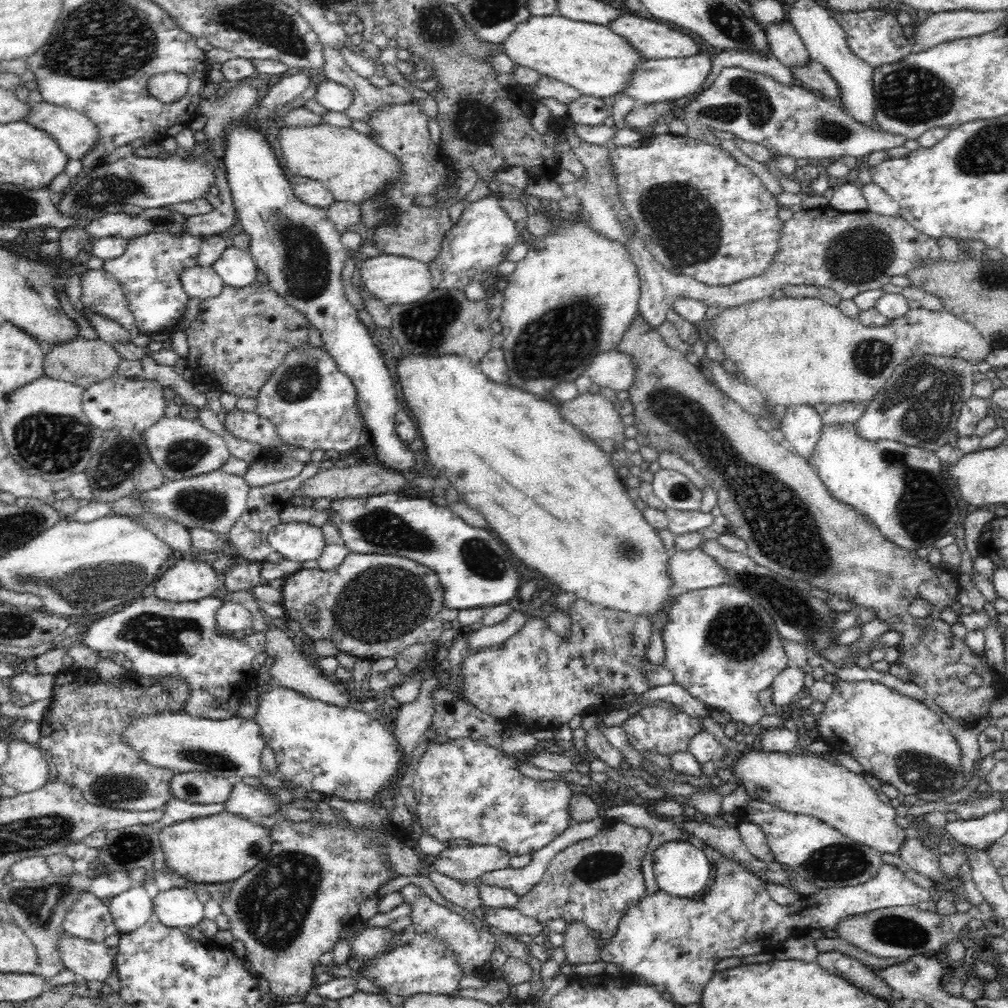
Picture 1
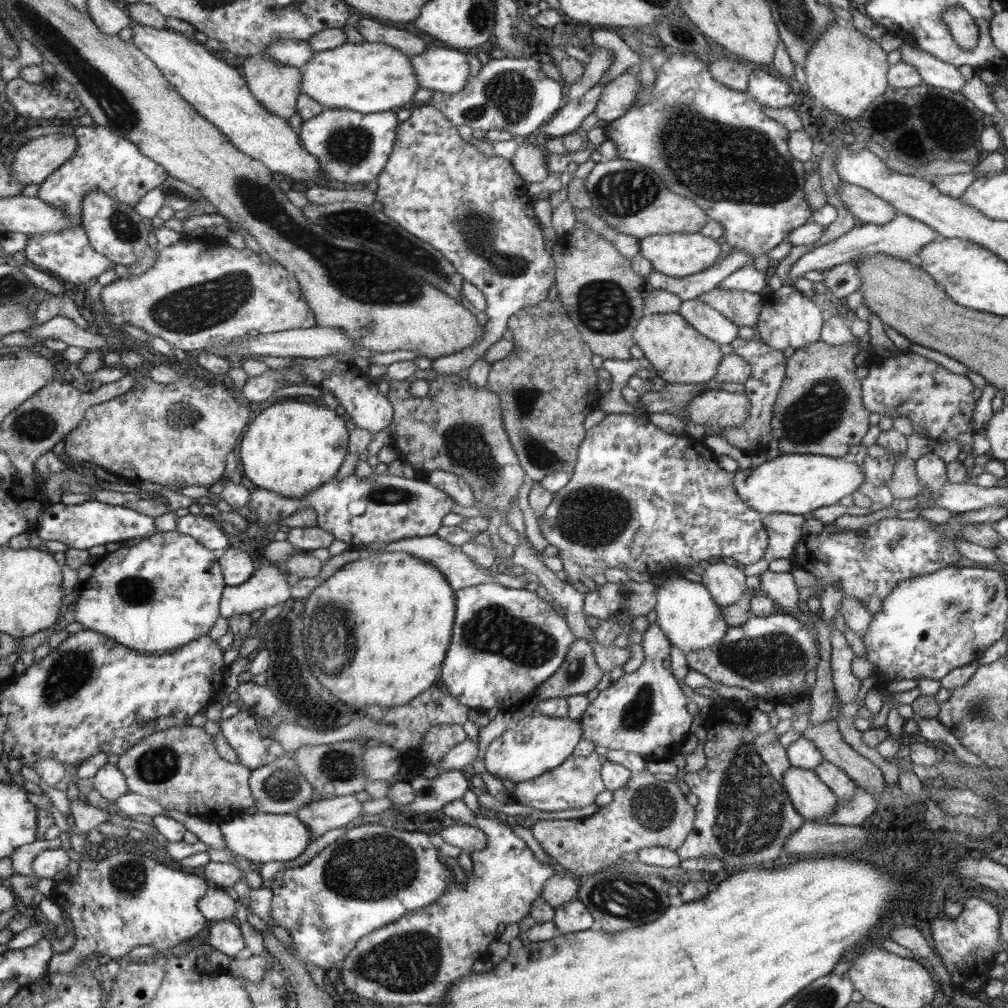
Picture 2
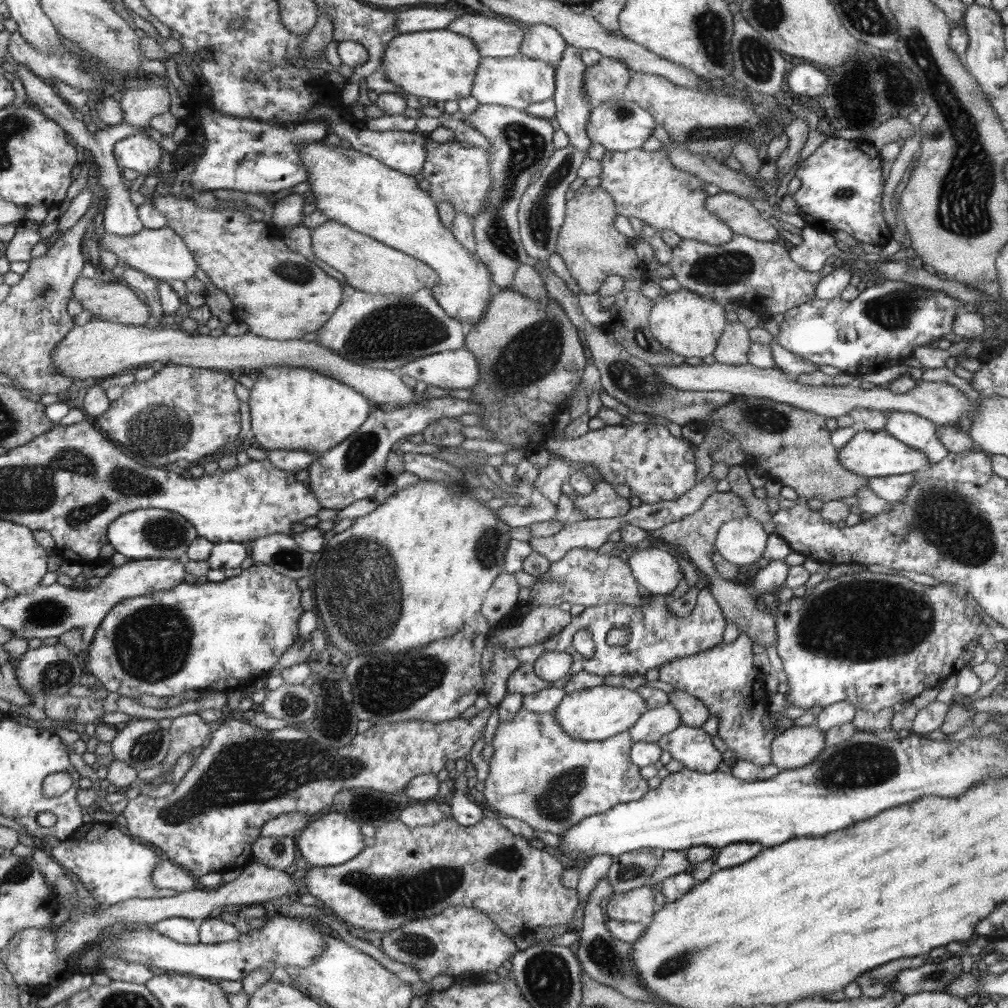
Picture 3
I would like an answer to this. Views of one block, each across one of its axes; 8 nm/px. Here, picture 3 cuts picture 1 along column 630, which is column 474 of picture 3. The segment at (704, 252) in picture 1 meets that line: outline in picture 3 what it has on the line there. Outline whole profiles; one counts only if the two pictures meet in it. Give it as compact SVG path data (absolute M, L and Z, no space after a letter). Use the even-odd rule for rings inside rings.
M428 136L426 139L428 158L422 170L422 178L430 182L429 192L433 199L438 202L451 202L456 211L465 212L473 220L485 206L487 194L493 183L490 152L478 147L464 147L456 140L436 143Z

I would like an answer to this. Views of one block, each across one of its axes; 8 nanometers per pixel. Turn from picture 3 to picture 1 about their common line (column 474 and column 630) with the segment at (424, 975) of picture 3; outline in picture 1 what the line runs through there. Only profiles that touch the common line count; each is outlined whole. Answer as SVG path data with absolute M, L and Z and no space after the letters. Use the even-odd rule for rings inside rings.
M702 846L706 859L716 868L716 877L710 891L701 892L694 898L680 899L656 891L646 895L640 902L628 908L620 920L614 936L601 947L601 960L622 968L624 972L633 973L644 978L647 984L659 988L664 995L677 1006L700 1004L706 984L715 974L714 968L720 960L732 957L746 957L756 954L776 952L787 940L794 939L818 926L835 930L836 925L846 917L864 914L879 908L891 906L914 906L919 902L931 901L932 892L920 887L898 869L895 865L883 863L880 872L870 880L842 888L820 889L818 892L800 896L794 904L778 904L766 890L767 882L759 876L746 871L745 868L720 854L711 846Z

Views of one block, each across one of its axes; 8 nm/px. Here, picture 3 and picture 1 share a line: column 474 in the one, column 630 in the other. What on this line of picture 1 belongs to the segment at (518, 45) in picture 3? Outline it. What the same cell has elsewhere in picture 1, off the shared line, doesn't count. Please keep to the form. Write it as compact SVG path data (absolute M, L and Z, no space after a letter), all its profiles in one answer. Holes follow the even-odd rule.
M644 13L638 16L622 14L608 27L618 36L624 36L644 59L687 58L699 54L698 45L688 34L672 30L667 24L653 22Z

